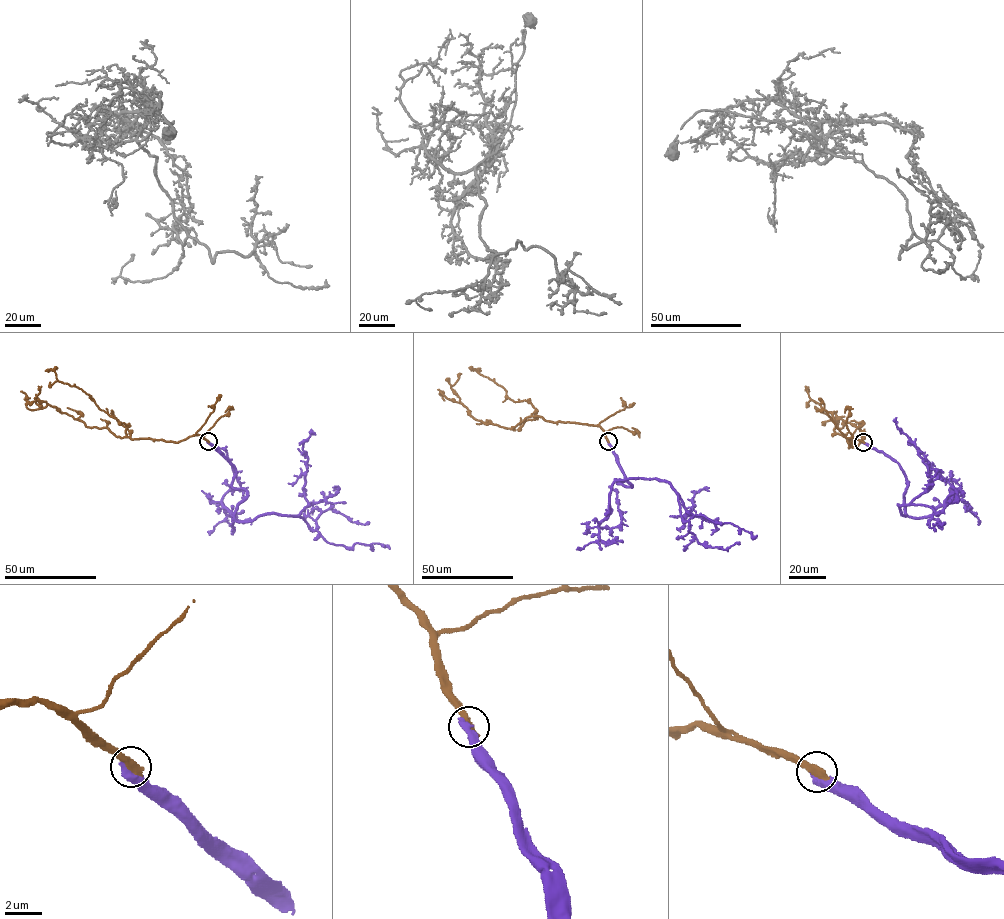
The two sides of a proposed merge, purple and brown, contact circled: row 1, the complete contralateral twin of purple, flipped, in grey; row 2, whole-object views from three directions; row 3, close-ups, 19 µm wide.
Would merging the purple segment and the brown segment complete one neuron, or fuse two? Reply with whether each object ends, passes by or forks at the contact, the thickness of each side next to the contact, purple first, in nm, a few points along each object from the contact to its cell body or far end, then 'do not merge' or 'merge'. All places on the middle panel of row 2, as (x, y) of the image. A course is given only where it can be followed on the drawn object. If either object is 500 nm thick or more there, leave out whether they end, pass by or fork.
purple ends; brown ends; calibres 480 and 480 nm; course purple (608, 441), (625, 476), (618, 483), (631, 485), (615, 479), (666, 480), (684, 520), (704, 515), (756, 535); course brown (608, 441), (598, 426), (553, 422), (537, 416), (526, 417), (511, 429), (484, 423), (437, 389); do not merge

